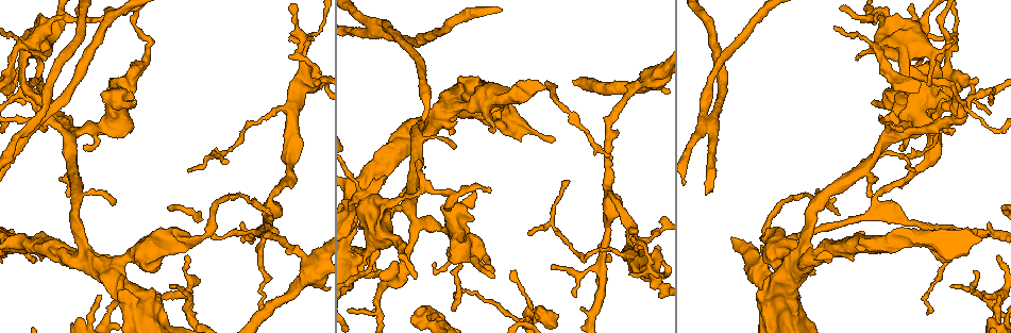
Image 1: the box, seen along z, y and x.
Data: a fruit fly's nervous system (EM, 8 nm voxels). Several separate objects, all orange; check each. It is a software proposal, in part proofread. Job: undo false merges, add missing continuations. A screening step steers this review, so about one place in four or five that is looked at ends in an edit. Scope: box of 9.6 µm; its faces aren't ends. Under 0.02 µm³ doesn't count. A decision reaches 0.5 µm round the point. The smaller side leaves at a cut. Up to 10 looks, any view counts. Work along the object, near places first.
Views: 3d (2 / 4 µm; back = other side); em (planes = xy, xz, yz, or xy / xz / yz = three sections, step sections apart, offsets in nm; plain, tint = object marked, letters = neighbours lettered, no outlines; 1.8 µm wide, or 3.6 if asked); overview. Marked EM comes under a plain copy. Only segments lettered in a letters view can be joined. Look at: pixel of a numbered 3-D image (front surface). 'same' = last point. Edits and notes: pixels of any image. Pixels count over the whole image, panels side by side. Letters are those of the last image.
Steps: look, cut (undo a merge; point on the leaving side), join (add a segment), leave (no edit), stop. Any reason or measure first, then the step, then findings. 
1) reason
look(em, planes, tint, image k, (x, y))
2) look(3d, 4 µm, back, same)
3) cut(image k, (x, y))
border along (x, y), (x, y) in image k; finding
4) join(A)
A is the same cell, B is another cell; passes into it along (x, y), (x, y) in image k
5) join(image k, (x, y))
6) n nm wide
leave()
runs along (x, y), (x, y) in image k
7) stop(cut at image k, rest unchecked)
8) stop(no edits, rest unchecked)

abrupt turn
look(em, planes, letters, image 1, (898, 45))

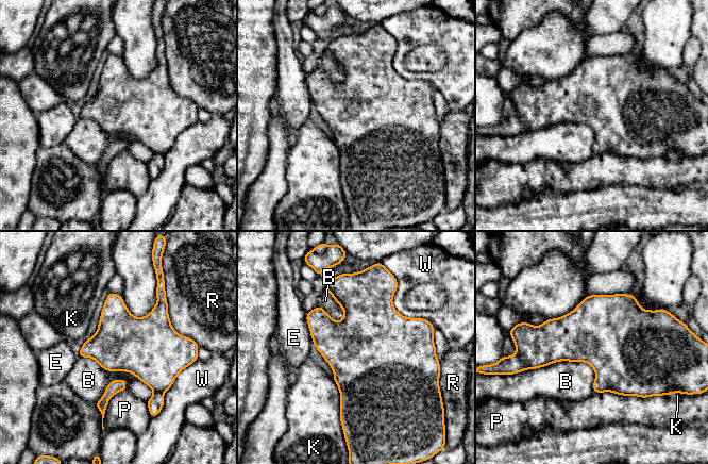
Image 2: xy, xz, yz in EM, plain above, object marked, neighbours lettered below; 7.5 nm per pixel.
cut(image 2, (155, 403))
B, E, K, P, R and W are other cells; border along (154, 391), (163, 394) in image 2; a second cell is stuck on

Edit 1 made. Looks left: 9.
thin end
look(em, planes, letters, image 1, (977, 229))

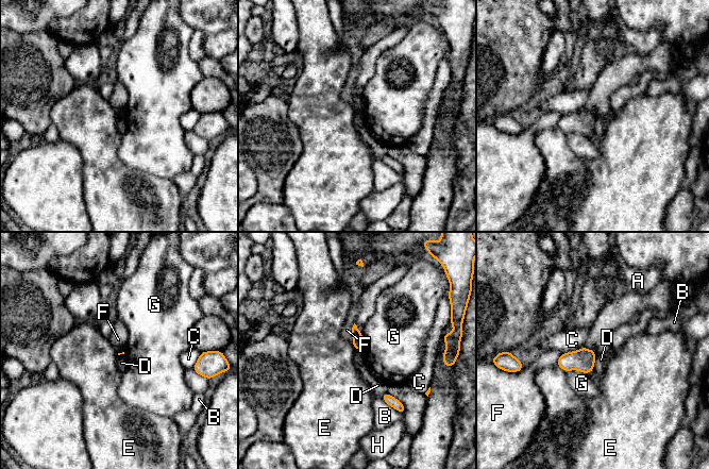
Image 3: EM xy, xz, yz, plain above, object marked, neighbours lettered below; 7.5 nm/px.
leave()
A, B, C, D, E, F, G and H are other cells; border along (354, 322), (352, 344) in image 3; none of them fits

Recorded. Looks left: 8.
thick turns thin
look(3d, 4 µm, back, image 1, (778, 301))

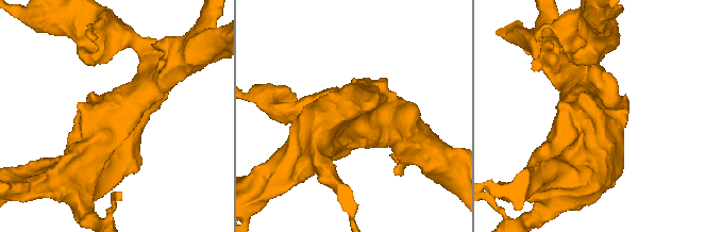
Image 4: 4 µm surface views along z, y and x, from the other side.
need the tissue
look(em, planes, tint, image 4, (596, 118))

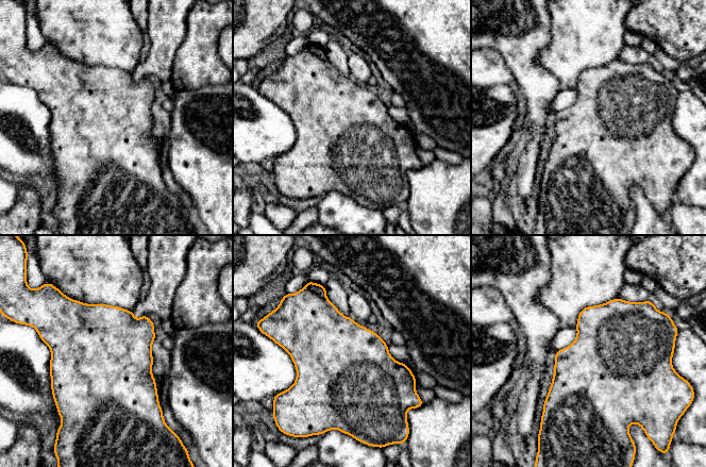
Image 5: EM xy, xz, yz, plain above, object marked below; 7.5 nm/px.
look(em, planes, letters, same)

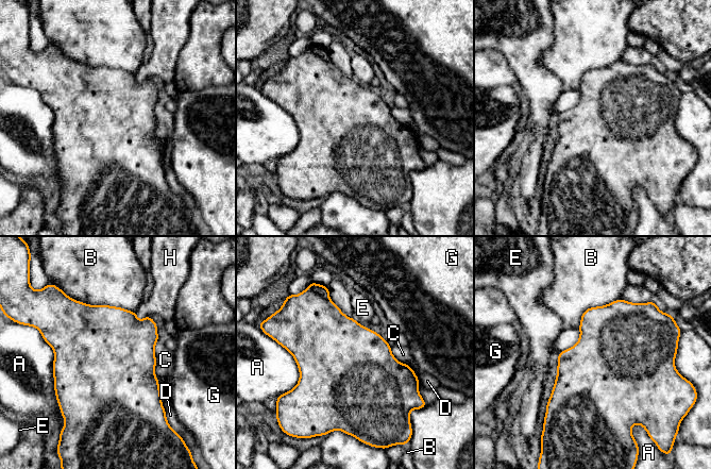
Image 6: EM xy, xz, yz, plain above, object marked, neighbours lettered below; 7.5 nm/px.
650 nm wide
leave()
A, B, C, D, E, G and H are other cells; border along (71, 297), (136, 313) in image 6; one cell here

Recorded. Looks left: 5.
stop(cut at image 2, rest unchecked)

